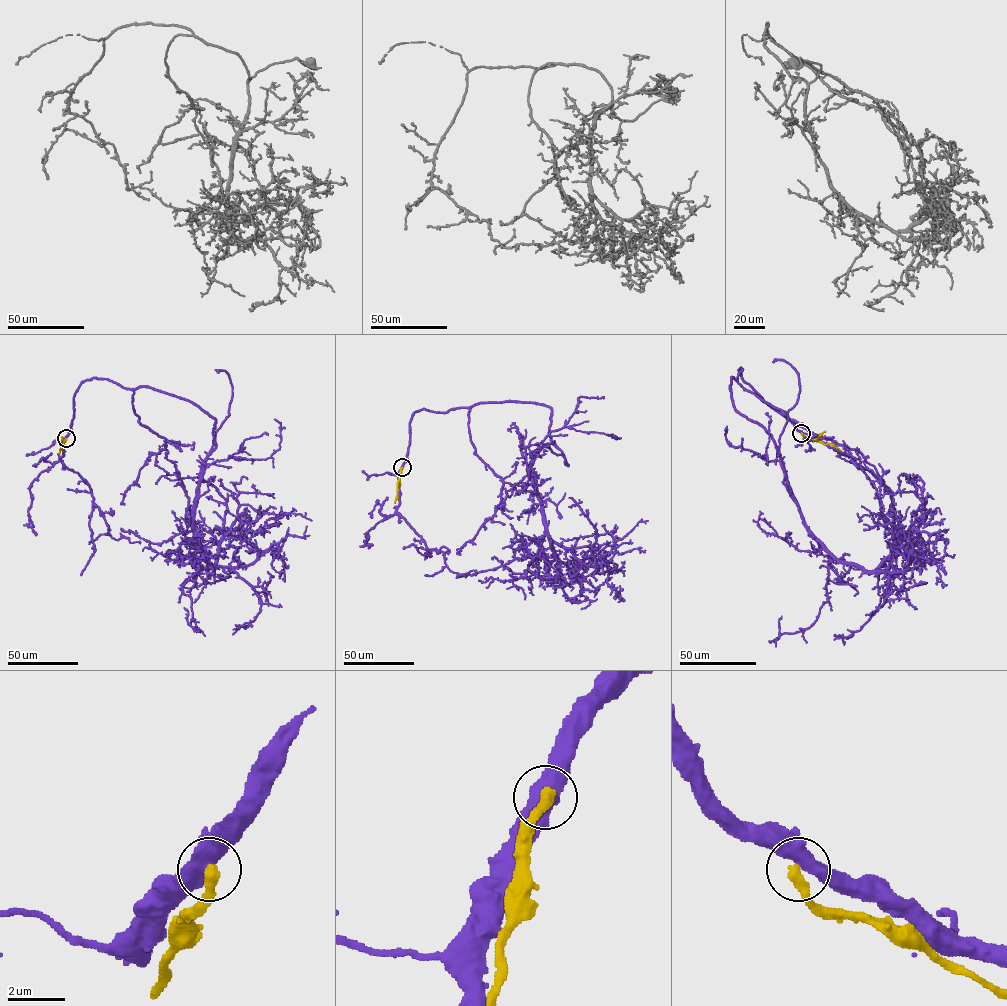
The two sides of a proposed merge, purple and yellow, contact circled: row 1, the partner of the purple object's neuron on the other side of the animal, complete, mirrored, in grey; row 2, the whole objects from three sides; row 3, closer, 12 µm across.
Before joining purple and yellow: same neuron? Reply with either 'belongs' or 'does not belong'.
does not belong

